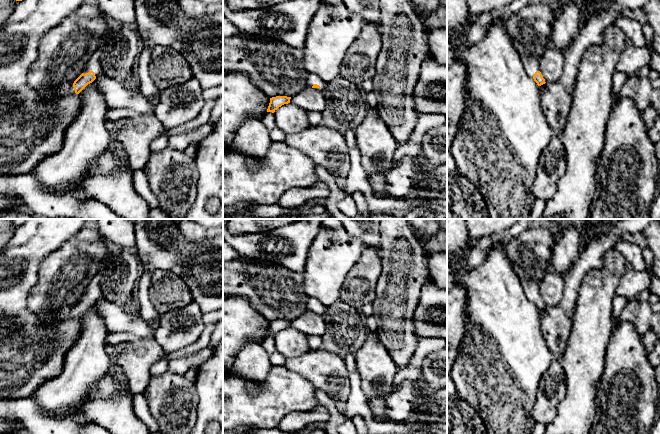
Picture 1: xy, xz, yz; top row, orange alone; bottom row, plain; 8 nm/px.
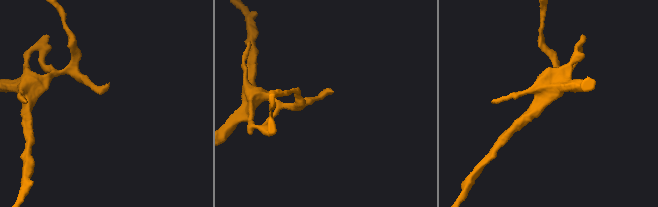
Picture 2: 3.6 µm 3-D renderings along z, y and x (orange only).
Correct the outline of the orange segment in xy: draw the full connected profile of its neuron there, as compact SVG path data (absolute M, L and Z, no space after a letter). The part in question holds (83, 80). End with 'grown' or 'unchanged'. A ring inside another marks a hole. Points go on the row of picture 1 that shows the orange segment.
M102 38L97 50L91 55L82 74L71 86L71 94L79 94L88 84L103 74L100 58L104 49L105 39Z | grown

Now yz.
M527 54L522 59L523 65L529 77L533 78L538 86L545 84L545 79L540 70L540 59L533 54Z | grown

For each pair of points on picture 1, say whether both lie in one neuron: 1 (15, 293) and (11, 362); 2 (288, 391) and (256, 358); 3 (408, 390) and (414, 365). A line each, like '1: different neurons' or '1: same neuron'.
1: same neuron
2: different neurons
3: different neurons

